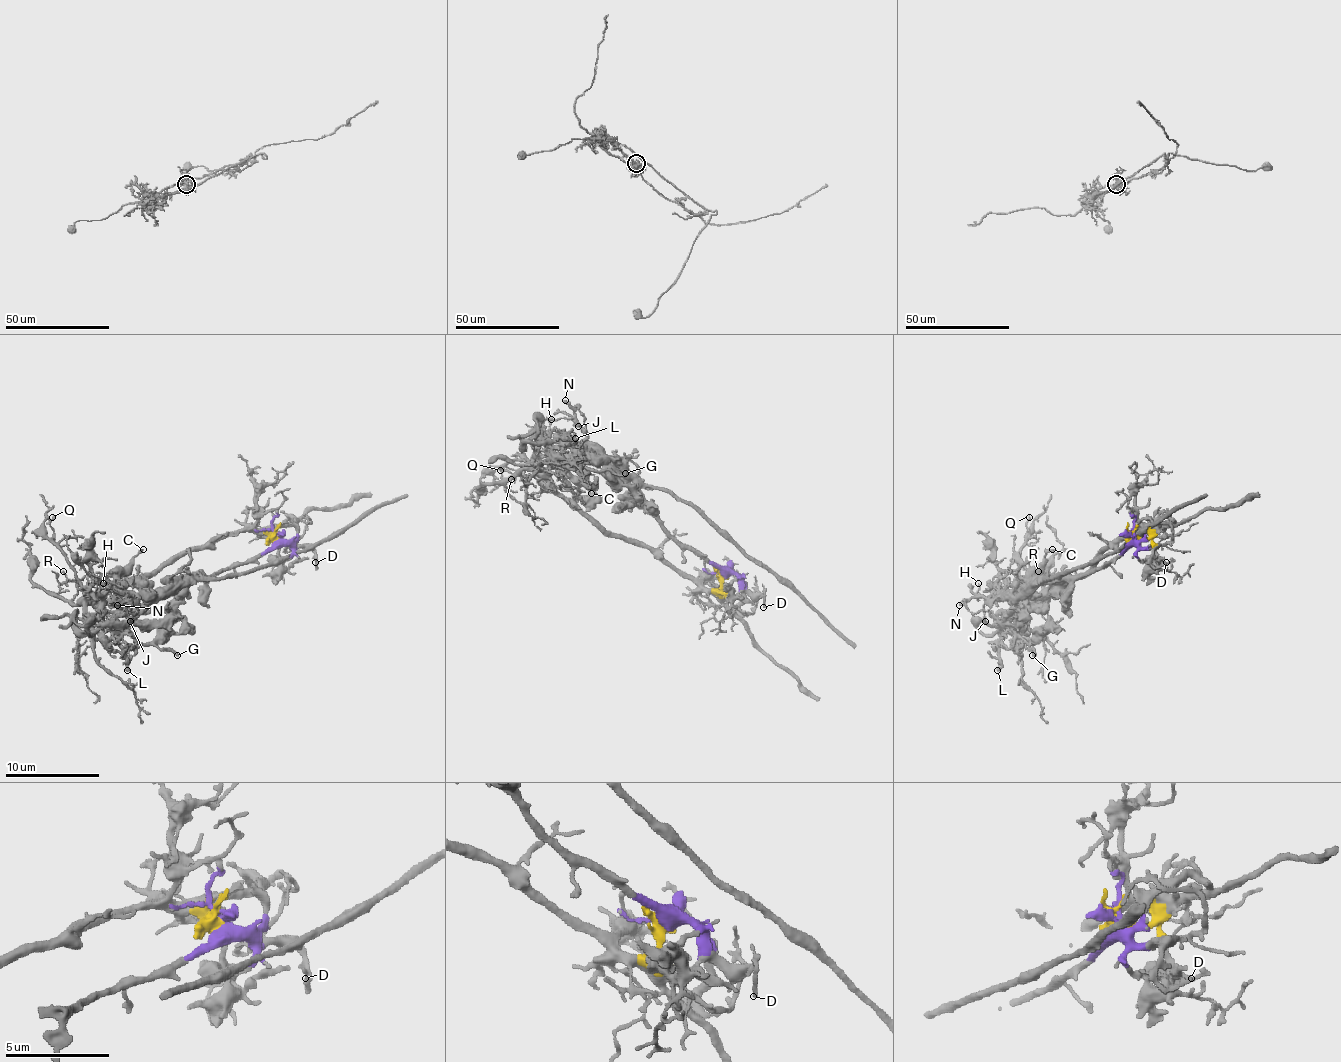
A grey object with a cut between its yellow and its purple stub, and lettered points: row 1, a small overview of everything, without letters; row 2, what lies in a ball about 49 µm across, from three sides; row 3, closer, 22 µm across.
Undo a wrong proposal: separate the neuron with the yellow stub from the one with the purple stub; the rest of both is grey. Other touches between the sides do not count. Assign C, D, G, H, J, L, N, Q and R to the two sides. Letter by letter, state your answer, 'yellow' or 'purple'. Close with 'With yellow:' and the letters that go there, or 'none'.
C: purple
D: purple
G: purple
H: purple
J: purple
L: purple
N: purple
Q: yellow
R: yellow
With yellow: Q, R

